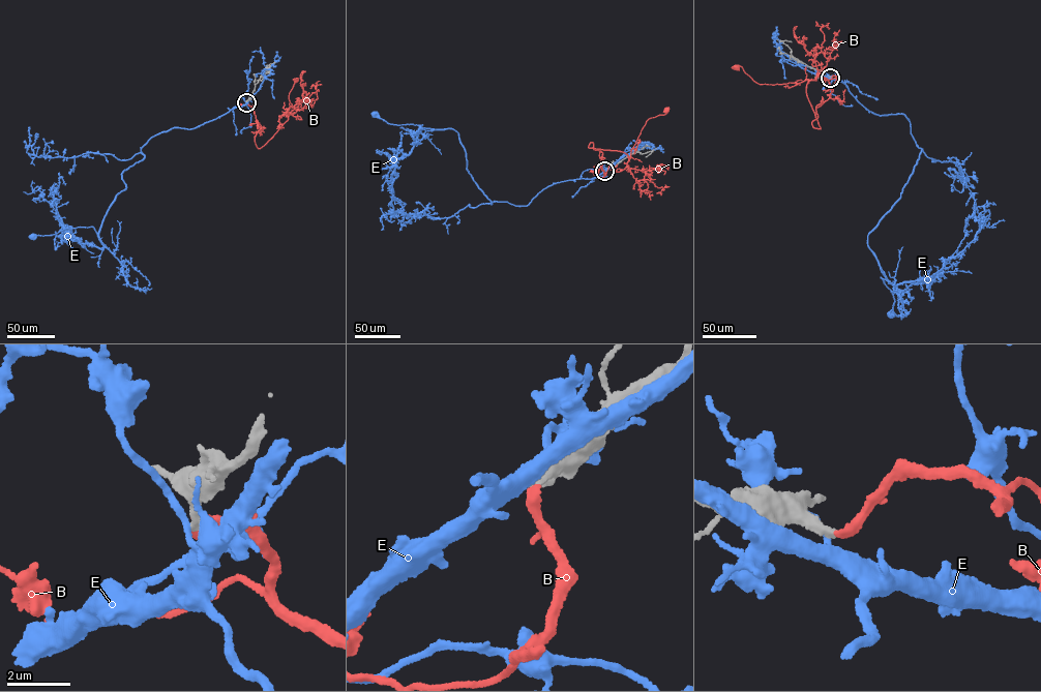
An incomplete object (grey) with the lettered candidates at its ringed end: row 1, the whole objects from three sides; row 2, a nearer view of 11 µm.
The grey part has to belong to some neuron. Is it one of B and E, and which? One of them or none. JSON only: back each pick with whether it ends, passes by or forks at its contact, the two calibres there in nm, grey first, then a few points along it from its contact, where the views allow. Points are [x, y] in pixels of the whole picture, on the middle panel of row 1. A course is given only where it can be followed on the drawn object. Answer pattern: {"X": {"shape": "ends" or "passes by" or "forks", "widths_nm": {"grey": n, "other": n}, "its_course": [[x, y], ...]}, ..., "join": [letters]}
{"B": {"shape": "ends", "widths_nm": {"grey": 320, "other": 320}, "its_course": [[604, 171], [602, 152], [590, 142], [589, 148], [622, 152], [629, 159], [646, 121], [665, 111]]}, "join": ["B"]}

